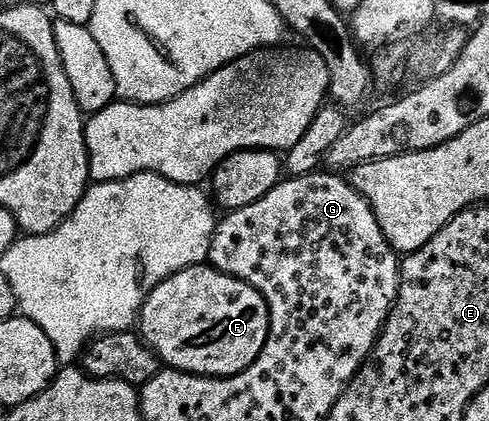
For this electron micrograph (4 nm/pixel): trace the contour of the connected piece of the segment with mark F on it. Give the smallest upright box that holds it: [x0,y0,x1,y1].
[137,263,270,378]

